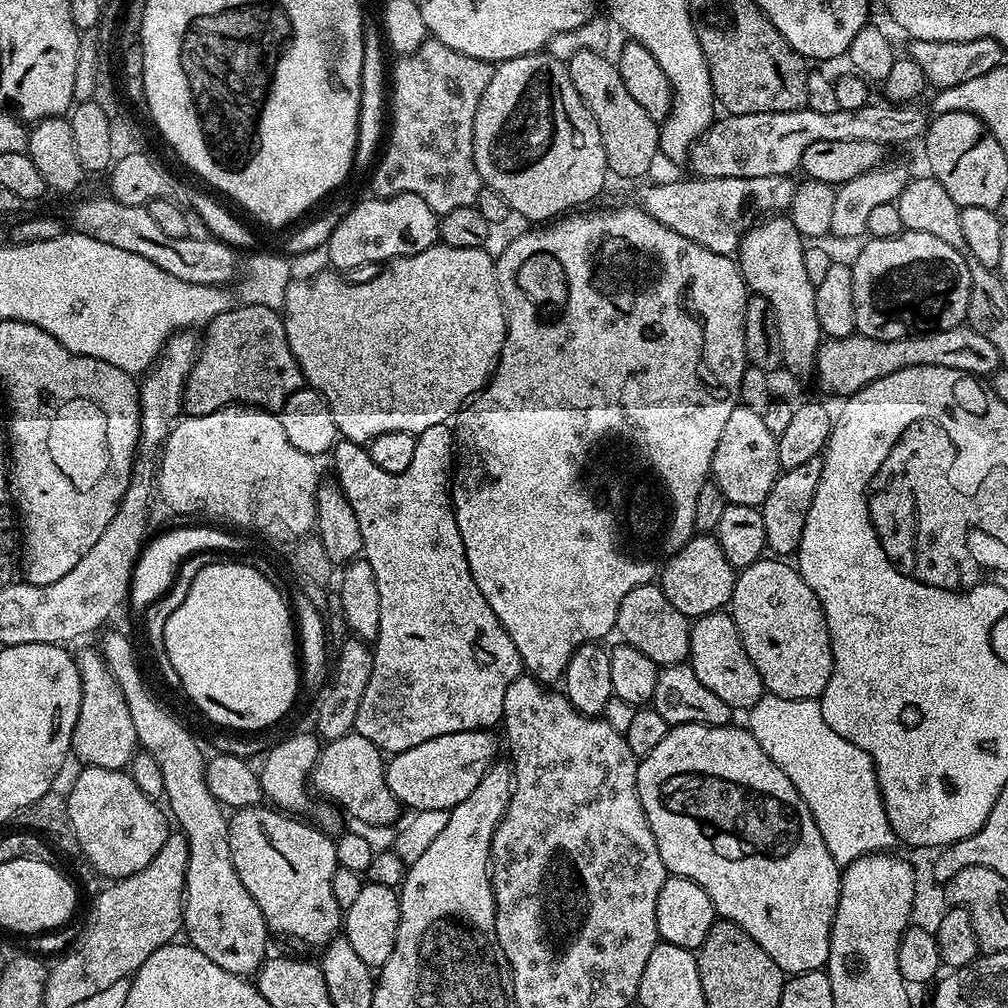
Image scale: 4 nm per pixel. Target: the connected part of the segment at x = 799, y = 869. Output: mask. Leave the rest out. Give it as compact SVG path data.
M731 723L722 726L706 726L705 724L678 724L669 727L666 738L662 743L650 750L636 765L636 785L642 802L642 810L650 822L650 830L654 834L654 842L658 842L658 854L662 854L662 862L665 869L673 876L681 876L687 880L693 880L710 898L710 902L716 908L717 917L734 922L778 962L778 966L785 974L797 972L819 972L828 963L830 954L830 934L834 914L840 897L841 865L834 862L830 850L826 850L826 842L822 842L822 834L814 822L814 814L810 814L810 806L802 802L802 794L794 790L794 782L782 774L782 770L758 746L758 742L748 733L747 727L732 728Z

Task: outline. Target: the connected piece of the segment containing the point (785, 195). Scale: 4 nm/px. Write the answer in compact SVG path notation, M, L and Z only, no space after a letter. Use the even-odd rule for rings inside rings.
M791 175L766 178L691 178L668 180L665 184L652 184L640 192L639 207L649 212L670 230L706 246L714 254L732 256L744 237L744 219L753 208L760 214L784 214L794 202L797 181Z

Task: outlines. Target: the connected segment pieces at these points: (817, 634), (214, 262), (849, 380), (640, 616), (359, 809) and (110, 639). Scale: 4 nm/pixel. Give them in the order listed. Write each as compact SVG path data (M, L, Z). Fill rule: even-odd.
M761 558L739 569L730 615L765 689L773 696L814 700L830 682L832 639L814 590L800 577L799 567L788 563L784 558Z
M103 195L80 200L69 210L71 231L86 234L86 238L94 238L98 242L106 242L106 246L114 246L118 250L130 250L130 254L138 254L141 258L154 262L158 270L166 270L166 274L182 278L182 282L224 286L237 279L237 249L218 239L199 240L196 234L190 234L186 238L170 238L156 225L154 218L150 218L147 207L122 206L122 202L113 200L111 195Z
M967 326L925 332L910 336L907 340L875 340L869 336L853 334L845 340L828 338L821 343L816 355L814 380L826 391L837 392L840 398L847 398L870 386L878 378L886 378L898 370L914 366L946 366L950 370L967 372L977 378L988 378L1000 368L1000 359L994 345Z
M657 583L636 586L622 598L616 619L620 638L646 654L658 666L683 663L689 654L689 630L691 621L680 610L671 605Z
M355 730L342 738L327 741L320 749L320 756L310 773L310 788L333 800L349 817L360 818L363 822L395 825L402 813L400 801L394 798L386 782L385 757L362 734Z
M107 632L103 633L103 636L105 635L104 641L98 644L99 651L108 664L110 674L114 674L114 678L126 698L126 706L130 710L130 722L134 722L139 747L152 755L154 762L158 762L158 766L162 770L164 796L166 801L168 800L167 807L170 809L171 819L175 823L176 820L180 823L179 831L188 837L183 935L186 937L187 943L191 944L193 948L202 950L202 954L206 954L206 958L210 958L210 962L214 962L214 966L222 966L222 970L235 976L251 977L259 972L269 955L270 933L267 922L262 918L262 910L258 910L254 898L250 898L250 890L246 890L246 886L242 886L242 878L238 878L238 870L234 870L234 862L230 858L230 842L228 841L229 817L206 786L206 778L204 777L206 756L200 753L195 738L148 693L148 688L144 685L143 678L140 677L140 668L136 665L136 652L132 649L131 642L120 632Z

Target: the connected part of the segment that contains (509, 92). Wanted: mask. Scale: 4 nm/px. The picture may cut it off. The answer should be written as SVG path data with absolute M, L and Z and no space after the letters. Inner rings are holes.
M543 51L501 60L493 67L490 86L486 86L486 90L482 90L482 102L478 102L478 110L474 114L474 162L481 181L500 194L516 216L520 215L525 216L528 220L536 220L532 222L552 222L573 210L580 210L591 205L588 203L603 190L604 179L609 179L610 176L606 162L606 150L602 146L602 134L598 134L598 122L594 122L594 118L588 107L582 102L578 90L574 90L574 82L570 82L567 63L558 61Z

